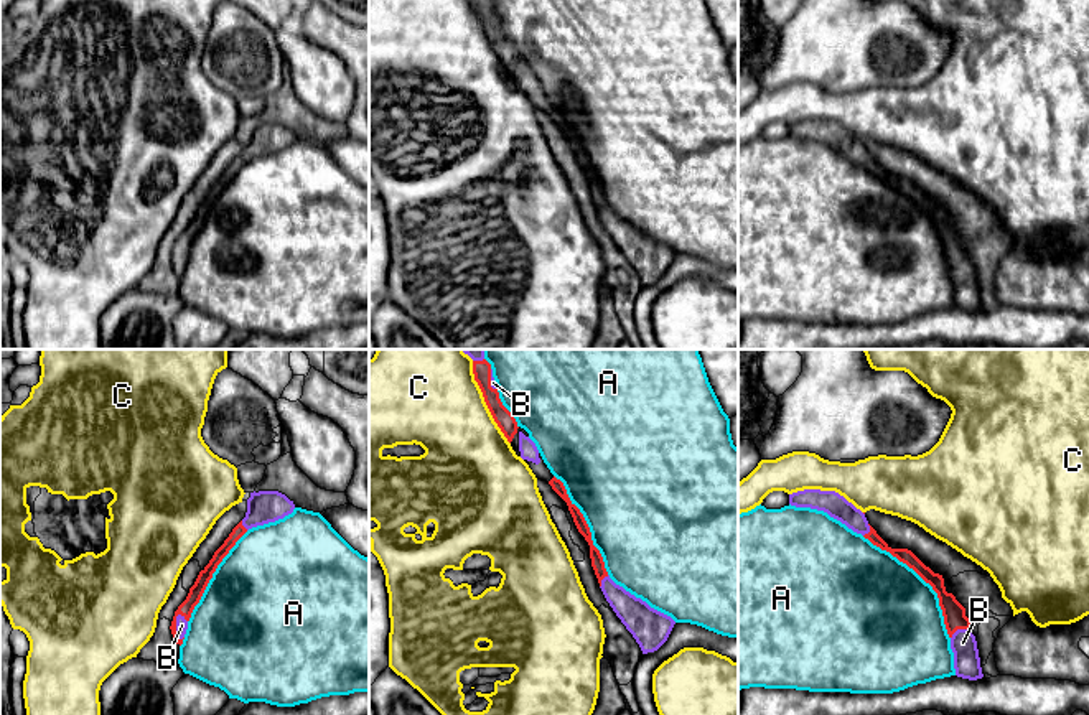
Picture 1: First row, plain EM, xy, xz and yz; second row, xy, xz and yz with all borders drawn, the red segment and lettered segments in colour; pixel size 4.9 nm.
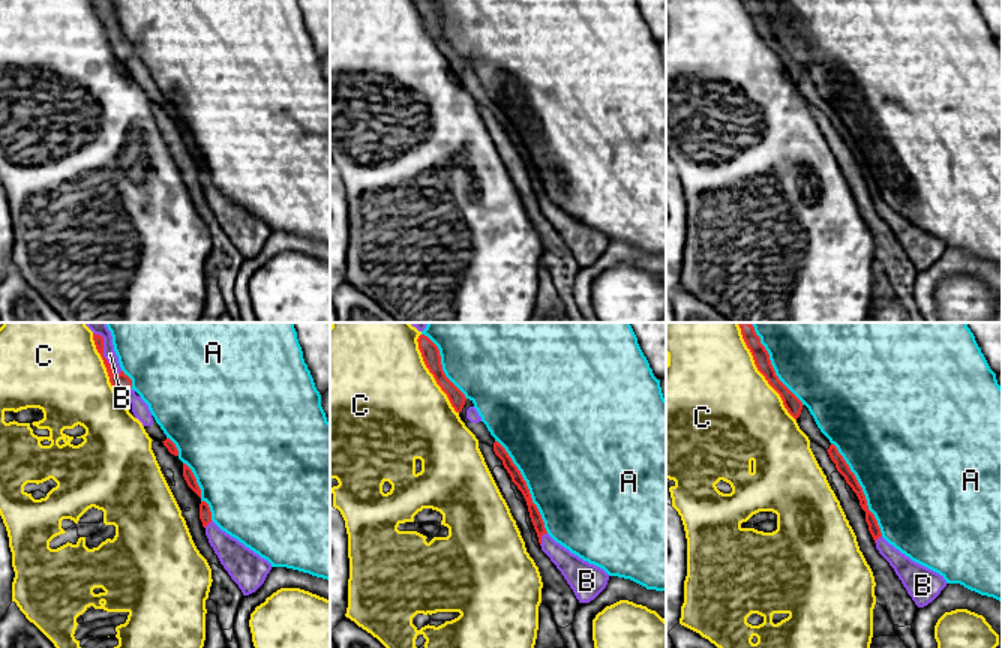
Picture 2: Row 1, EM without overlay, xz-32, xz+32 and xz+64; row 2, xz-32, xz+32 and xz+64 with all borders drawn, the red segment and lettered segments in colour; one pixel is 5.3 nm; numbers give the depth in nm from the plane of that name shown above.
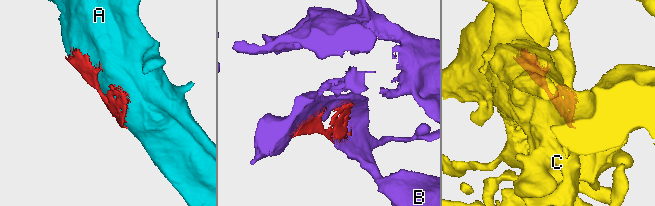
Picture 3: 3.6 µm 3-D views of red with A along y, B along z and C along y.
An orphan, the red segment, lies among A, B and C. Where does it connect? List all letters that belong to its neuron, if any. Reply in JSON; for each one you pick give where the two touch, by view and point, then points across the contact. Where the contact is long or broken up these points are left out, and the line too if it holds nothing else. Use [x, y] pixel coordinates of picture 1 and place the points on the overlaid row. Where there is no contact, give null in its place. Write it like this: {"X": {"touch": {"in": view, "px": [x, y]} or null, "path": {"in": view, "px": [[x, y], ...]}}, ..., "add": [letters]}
{"B": {"touch": {"in": "xy", "px": [175, 628]}}, "add": ["B"]}

